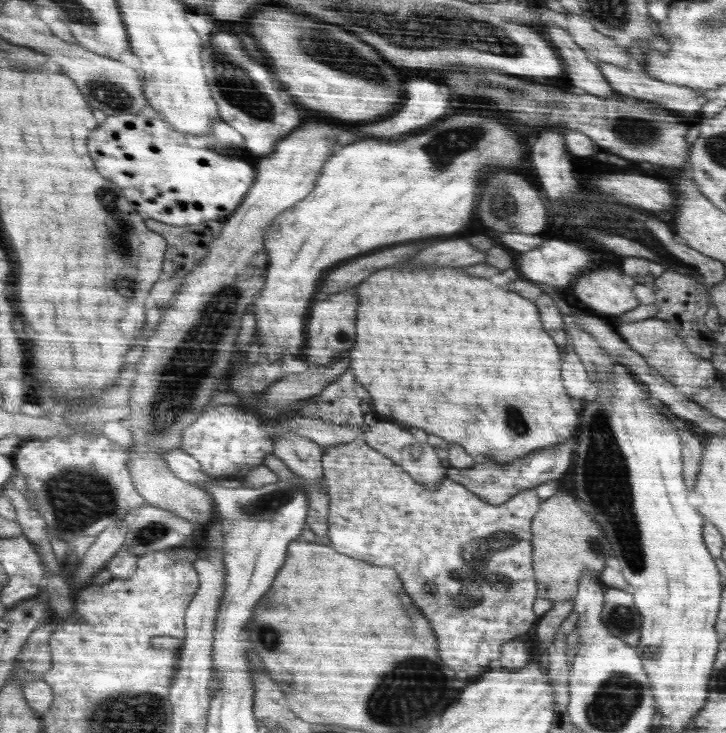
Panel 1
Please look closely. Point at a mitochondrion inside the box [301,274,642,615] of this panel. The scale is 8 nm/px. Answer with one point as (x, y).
(481, 566)

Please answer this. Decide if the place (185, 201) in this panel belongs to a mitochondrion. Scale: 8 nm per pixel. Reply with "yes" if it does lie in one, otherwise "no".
no

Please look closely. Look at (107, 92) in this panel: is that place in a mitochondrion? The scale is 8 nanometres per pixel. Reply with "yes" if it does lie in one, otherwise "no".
yes

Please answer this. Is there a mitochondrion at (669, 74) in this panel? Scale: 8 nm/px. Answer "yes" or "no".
no

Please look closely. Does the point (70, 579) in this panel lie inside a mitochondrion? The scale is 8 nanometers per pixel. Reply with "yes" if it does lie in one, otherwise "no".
no

